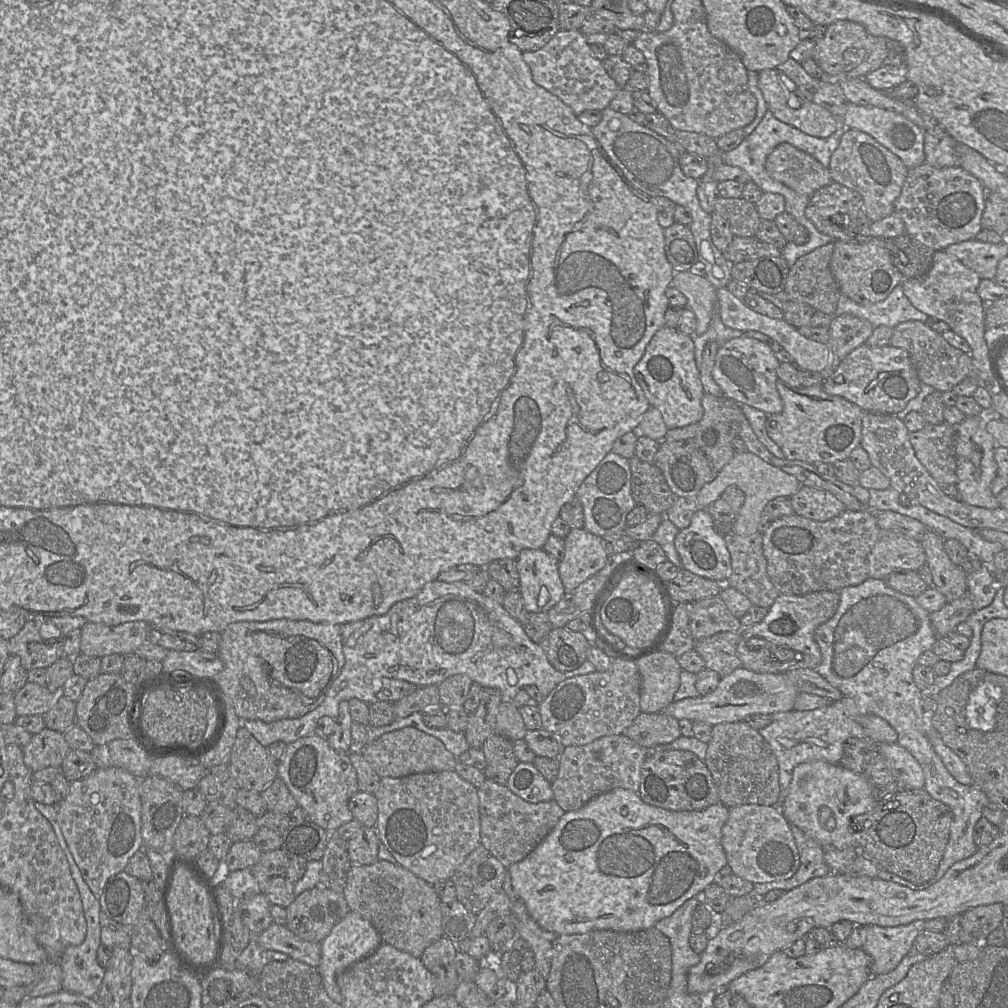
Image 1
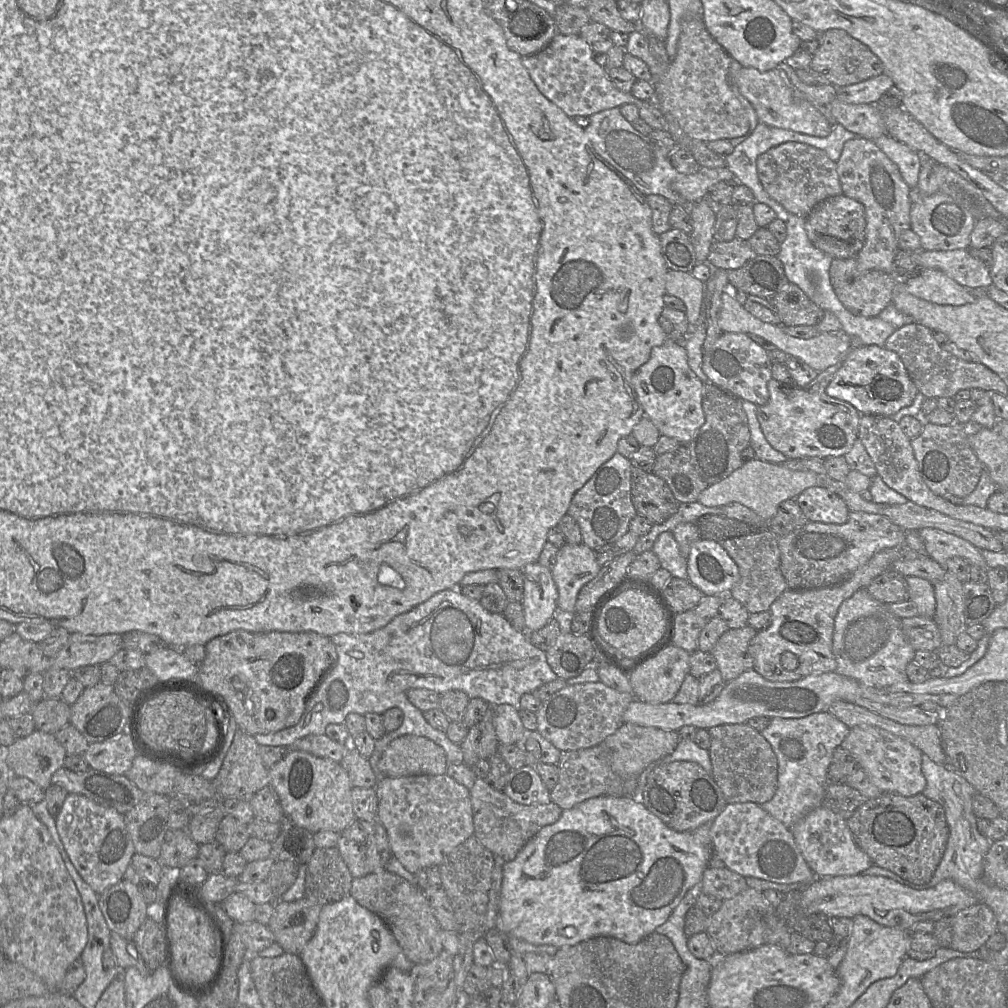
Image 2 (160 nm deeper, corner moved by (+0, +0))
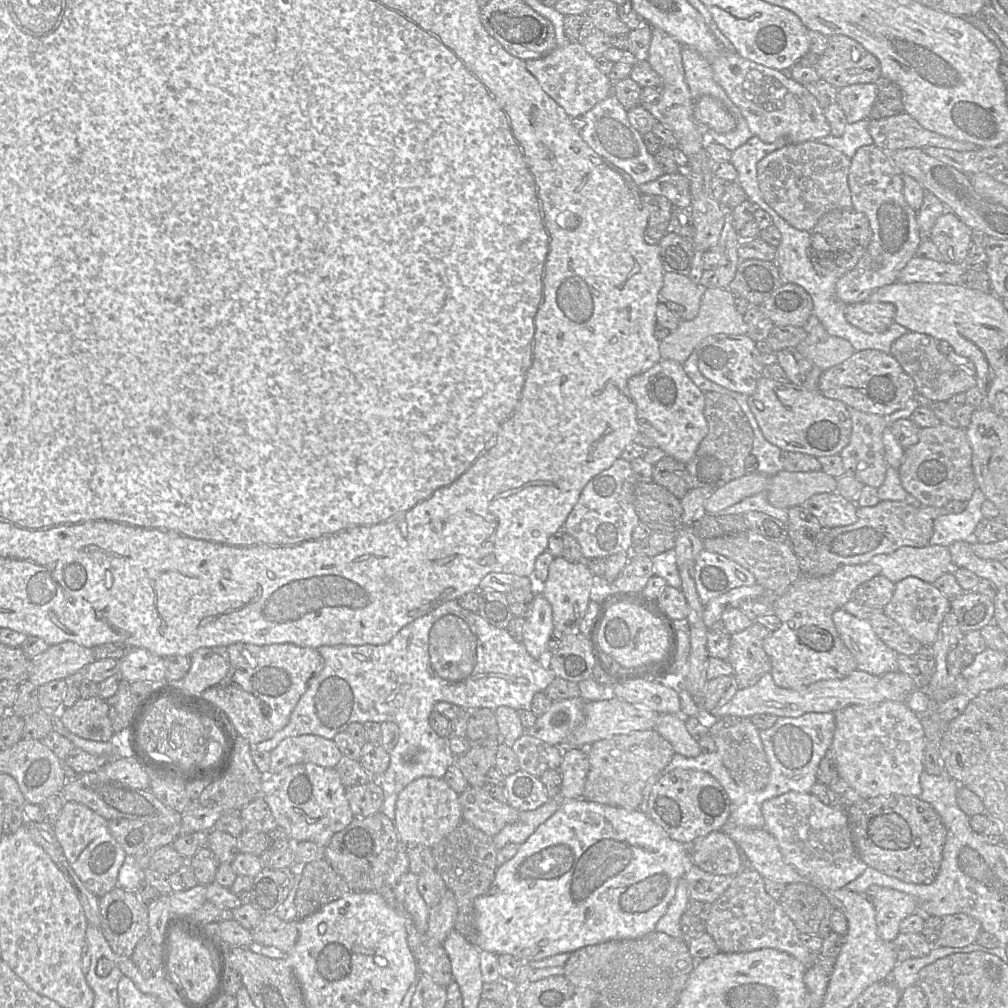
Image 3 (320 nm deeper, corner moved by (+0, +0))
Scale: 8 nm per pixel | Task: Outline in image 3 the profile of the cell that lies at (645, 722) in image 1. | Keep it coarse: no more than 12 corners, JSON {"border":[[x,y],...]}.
{"border":[[655,729],[594,742],[583,798],[637,810],[675,755]]}

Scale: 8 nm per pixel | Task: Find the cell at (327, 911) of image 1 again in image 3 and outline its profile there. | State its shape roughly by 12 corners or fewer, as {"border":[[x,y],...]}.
{"border":[[275,914],[251,930],[254,944],[289,953],[298,939],[299,921]]}

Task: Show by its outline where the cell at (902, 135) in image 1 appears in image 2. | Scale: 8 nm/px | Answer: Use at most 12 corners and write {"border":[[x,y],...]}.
{"border":[[888,134],[874,142],[897,165],[910,189],[921,169],[919,154]]}

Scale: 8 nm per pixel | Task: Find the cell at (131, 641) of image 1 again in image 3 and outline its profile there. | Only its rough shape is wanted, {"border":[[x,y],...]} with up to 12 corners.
{"border":[[65,641],[31,661],[39,688],[94,661],[94,648]]}

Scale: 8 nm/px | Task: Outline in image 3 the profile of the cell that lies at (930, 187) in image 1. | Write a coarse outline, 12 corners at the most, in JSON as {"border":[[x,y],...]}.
{"border":[[946,210],[929,239],[943,261],[964,264],[974,232]]}

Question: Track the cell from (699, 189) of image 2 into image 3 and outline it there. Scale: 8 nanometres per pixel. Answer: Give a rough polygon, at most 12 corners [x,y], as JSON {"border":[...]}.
{"border":[[685,170],[638,186],[641,194],[666,197],[673,207],[690,208]]}

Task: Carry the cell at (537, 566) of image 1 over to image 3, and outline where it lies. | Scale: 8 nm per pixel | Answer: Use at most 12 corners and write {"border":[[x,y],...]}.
{"border":[[537,592],[522,641],[533,658],[547,658],[552,606]]}

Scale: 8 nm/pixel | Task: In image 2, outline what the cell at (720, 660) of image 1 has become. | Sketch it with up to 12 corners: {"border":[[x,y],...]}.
{"border":[[749,625],[729,628],[711,653],[725,682],[754,669]]}

